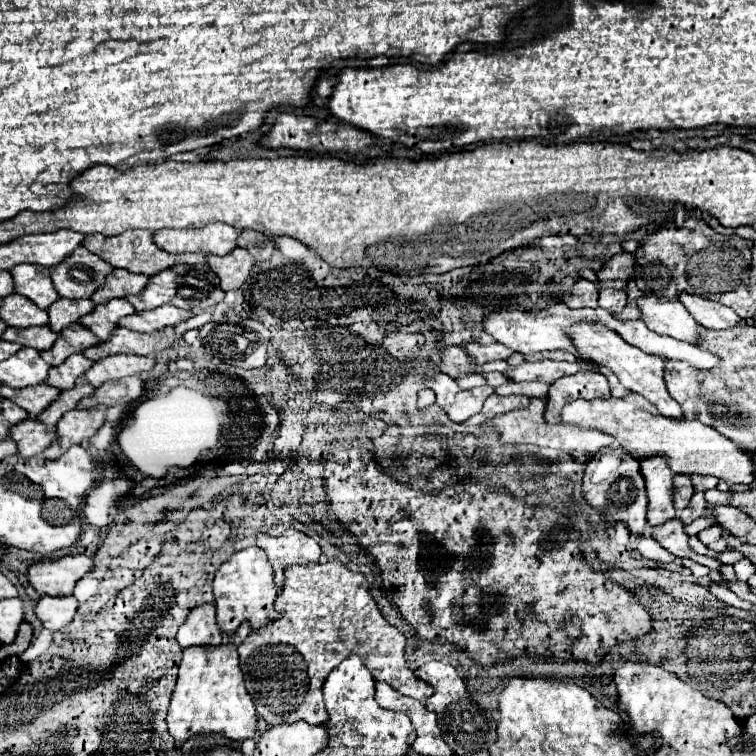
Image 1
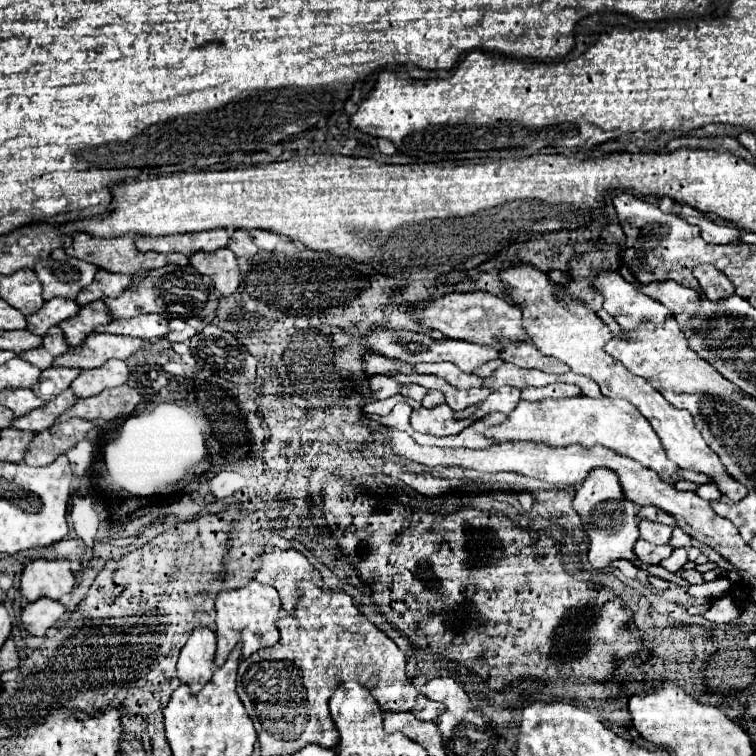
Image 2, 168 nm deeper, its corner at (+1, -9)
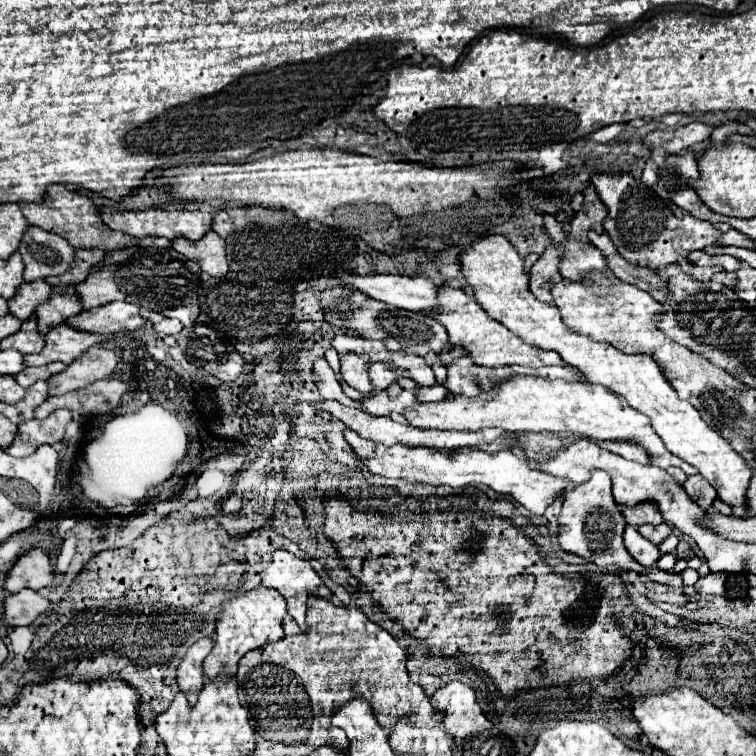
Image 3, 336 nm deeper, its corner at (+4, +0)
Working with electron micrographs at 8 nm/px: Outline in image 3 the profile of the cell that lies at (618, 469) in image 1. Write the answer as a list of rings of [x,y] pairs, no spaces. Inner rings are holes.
[[[602,470],[592,472],[592,478],[584,484],[580,484],[578,488],[570,490],[564,498],[564,506],[562,512],[558,516],[558,544],[564,552],[572,552],[576,556],[586,558],[588,562],[594,562],[598,568],[608,568],[608,566],[616,566],[620,570],[626,572],[638,572],[638,574],[648,574],[652,582],[658,584],[666,584],[670,588],[680,590],[682,588],[682,578],[680,574],[668,574],[668,572],[660,572],[660,570],[650,570],[640,566],[624,548],[622,542],[622,532],[626,528],[624,516],[620,512],[620,506],[614,502],[612,498],[612,488],[610,488],[610,478],[608,474],[604,474]]]

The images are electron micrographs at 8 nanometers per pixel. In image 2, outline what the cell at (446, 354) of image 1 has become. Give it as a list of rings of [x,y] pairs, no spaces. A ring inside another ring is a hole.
[[[365,355],[365,371],[367,375],[389,375],[389,373],[413,373],[413,365],[411,363],[401,363],[397,359],[387,359],[383,355]]]

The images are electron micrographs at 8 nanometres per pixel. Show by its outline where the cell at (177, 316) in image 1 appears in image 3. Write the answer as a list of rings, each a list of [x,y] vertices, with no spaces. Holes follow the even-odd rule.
[[[108,302],[108,306],[96,306],[92,310],[82,310],[76,318],[68,318],[68,326],[74,330],[110,334],[118,330],[136,330],[146,320],[138,314],[140,306],[128,302]]]

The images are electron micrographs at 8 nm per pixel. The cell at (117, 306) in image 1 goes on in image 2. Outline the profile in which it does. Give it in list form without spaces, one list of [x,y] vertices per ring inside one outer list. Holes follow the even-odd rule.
[[[95,301],[95,303],[87,305],[87,307],[83,307],[77,317],[67,319],[67,321],[61,323],[59,327],[63,329],[67,343],[69,343],[71,347],[77,347],[77,345],[83,343],[83,339],[85,339],[87,335],[91,335],[99,325],[107,325],[107,323],[111,323],[111,321],[113,321],[113,317],[111,317],[111,313],[107,311],[107,305],[105,305],[103,301]]]

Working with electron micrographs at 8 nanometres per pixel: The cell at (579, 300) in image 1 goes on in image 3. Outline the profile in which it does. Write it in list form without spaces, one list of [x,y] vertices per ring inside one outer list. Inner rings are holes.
[[[500,234],[482,236],[474,244],[466,246],[460,254],[462,274],[466,276],[468,286],[472,286],[476,302],[490,318],[502,322],[522,340],[544,348],[554,350],[562,356],[564,362],[578,368],[588,382],[602,384],[616,394],[624,396],[628,404],[646,414],[652,422],[654,432],[662,438],[664,446],[684,462],[698,468],[698,472],[716,488],[718,498],[728,506],[746,506],[746,490],[752,478],[752,468],[744,464],[744,458],[736,454],[726,438],[712,426],[708,426],[698,410],[678,398],[676,390],[664,378],[660,366],[648,358],[648,354],[624,354],[610,346],[608,342],[596,342],[588,336],[574,334],[562,322],[560,310],[554,304],[538,302],[528,290],[528,274],[524,272],[524,260],[516,248]]]

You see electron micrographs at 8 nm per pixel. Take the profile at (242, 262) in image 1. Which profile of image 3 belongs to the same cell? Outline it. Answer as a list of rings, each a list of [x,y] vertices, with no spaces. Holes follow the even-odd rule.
[[[216,232],[204,234],[204,238],[192,242],[188,238],[174,238],[172,248],[186,258],[200,264],[204,272],[210,276],[224,276],[228,272],[228,260],[226,260],[226,248],[224,240]]]

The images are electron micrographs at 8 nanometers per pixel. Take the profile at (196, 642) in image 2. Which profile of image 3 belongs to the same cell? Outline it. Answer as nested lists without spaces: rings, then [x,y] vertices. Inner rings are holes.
[[[202,638],[196,644],[190,646],[186,652],[184,660],[178,666],[178,688],[184,694],[200,694],[204,686],[204,672],[202,672],[202,662],[204,658],[212,652],[212,640]]]

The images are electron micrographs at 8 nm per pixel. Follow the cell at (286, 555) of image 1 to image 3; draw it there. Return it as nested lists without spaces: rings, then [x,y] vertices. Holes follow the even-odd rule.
[[[276,550],[274,552],[270,568],[262,574],[262,584],[266,588],[278,590],[286,598],[286,602],[288,602],[288,614],[296,620],[296,624],[300,626],[300,630],[304,630],[304,626],[306,626],[304,618],[306,618],[306,600],[308,600],[308,596],[326,596],[326,594],[322,594],[324,584],[320,580],[320,576],[312,570],[310,562],[302,560],[302,558],[296,558],[288,550]]]

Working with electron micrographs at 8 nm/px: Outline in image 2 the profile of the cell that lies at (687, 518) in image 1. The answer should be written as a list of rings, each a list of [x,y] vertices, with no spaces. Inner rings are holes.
[[[675,525],[675,527],[673,527],[673,537],[671,537],[669,545],[671,545],[671,547],[685,547],[685,549],[689,549],[689,547],[693,545],[693,539],[691,539],[679,525]]]

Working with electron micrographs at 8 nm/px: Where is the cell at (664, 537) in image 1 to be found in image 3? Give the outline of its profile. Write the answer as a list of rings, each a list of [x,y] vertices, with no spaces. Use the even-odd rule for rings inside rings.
[[[626,526],[626,530],[624,530],[624,546],[634,556],[634,560],[638,564],[646,566],[646,568],[652,568],[656,564],[656,560],[660,558],[658,546],[654,546],[646,538],[642,538],[638,534],[636,526]]]

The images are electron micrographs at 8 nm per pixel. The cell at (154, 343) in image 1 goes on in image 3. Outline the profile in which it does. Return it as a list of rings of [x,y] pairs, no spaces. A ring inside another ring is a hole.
[[[60,324],[60,326],[56,326],[56,330],[50,330],[44,334],[42,352],[24,356],[24,366],[44,366],[50,362],[70,364],[90,346],[102,344],[104,338],[106,336],[102,336],[102,334],[78,332],[66,324]]]

